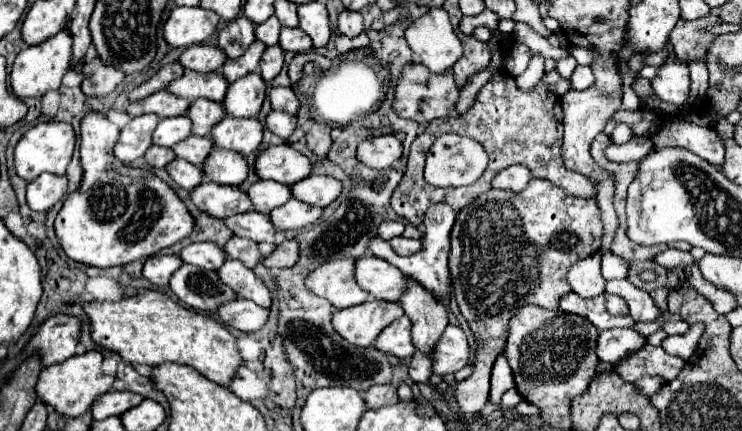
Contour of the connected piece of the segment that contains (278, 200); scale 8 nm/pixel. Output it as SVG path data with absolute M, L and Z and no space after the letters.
M258 180L248 188L248 196L252 200L252 210L262 212L262 214L270 214L272 208L282 206L286 200L292 198L290 188L274 182L274 180Z

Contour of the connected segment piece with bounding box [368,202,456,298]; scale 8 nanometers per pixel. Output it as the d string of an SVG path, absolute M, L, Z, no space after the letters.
M432 204L428 208L428 214L424 216L424 232L422 232L422 248L420 252L412 254L412 256L396 256L394 250L390 248L388 242L384 242L382 238L374 236L368 244L370 254L374 254L376 258L382 258L390 264L394 264L396 268L402 270L402 274L412 276L414 280L418 280L420 284L424 284L430 292L436 292L438 298L444 298L448 294L448 284L450 284L450 272L448 272L448 254L450 254L450 230L454 226L456 220L456 212L454 208L450 208L450 204Z

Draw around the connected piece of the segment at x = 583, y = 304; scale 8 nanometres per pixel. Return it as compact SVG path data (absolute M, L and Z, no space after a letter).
M568 292L566 296L560 298L558 304L560 304L560 310L564 310L564 312L572 312L572 314L588 318L598 330L616 328L616 326L632 328L636 324L630 314L626 314L626 316L610 314L604 304L604 294L600 294L596 298L580 298L574 292Z

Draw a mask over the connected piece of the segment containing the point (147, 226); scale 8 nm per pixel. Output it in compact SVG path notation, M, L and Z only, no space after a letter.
M92 110L84 114L80 122L80 158L82 158L84 178L80 188L66 196L62 210L58 212L54 220L56 236L60 240L64 254L70 260L86 264L86 266L98 266L98 268L124 266L134 260L148 258L160 252L162 248L168 248L174 242L186 238L194 228L194 218L190 216L182 200L174 194L174 190L166 182L162 182L150 170L132 168L114 158L112 148L118 140L118 132L120 128L112 124L104 114L92 112Z

